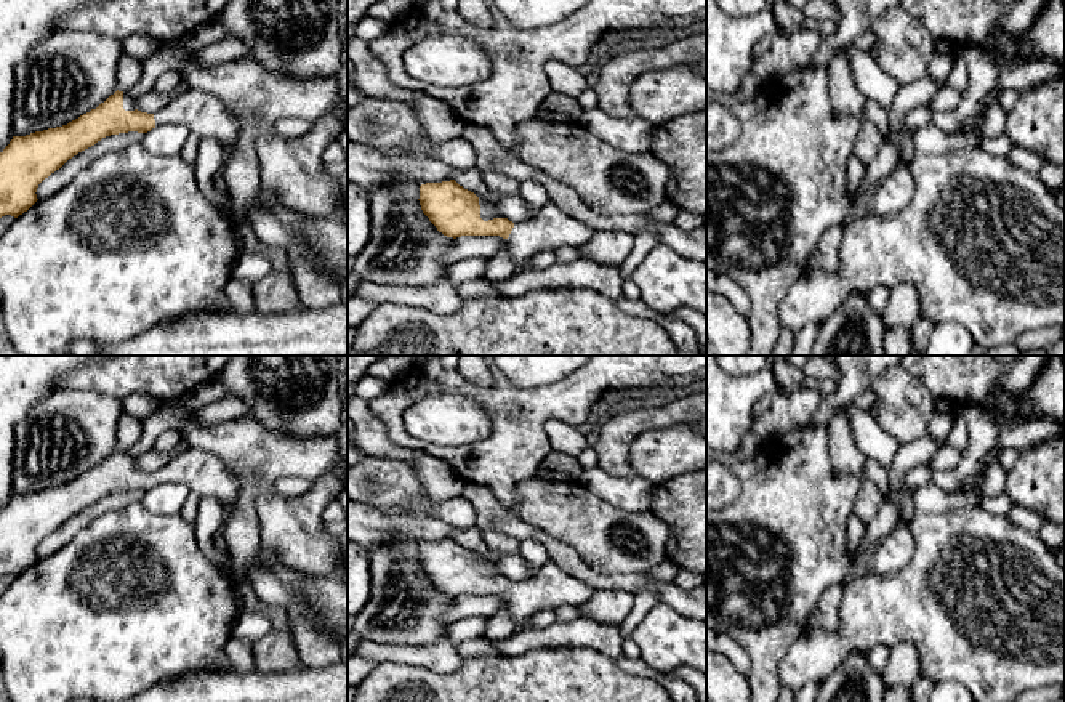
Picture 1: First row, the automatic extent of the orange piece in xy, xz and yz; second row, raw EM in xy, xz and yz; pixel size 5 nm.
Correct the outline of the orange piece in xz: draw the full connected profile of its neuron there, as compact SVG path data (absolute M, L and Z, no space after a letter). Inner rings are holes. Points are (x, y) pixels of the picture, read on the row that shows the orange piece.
M455 180L420 186L420 205L429 221L447 237L500 236L508 242L519 264L540 252L556 252L562 245L578 247L594 231L562 212L551 199L538 216L522 224L508 218L480 218L479 197Z

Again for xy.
M191 88L173 98L157 114L123 109L123 91L115 91L96 109L67 125L13 136L0 152L0 218L18 218L38 199L37 188L69 159L94 146L106 136L138 131L147 133L165 123L184 125L199 136L213 136L231 147L239 127L223 103L205 91Z

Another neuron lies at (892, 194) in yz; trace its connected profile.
M903 160L871 191L868 210L881 215L897 215L905 210L914 194L911 165Z

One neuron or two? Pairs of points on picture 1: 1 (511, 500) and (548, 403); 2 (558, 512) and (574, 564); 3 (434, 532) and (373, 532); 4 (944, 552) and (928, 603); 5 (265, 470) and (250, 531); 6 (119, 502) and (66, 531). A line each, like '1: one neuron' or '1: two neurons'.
1: one neuron
2: two neurons
3: one neuron
4: one neuron
5: one neuron
6: one neuron

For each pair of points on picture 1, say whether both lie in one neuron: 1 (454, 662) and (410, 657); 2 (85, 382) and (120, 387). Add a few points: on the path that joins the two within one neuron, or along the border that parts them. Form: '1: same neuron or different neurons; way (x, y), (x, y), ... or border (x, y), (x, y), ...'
1: same neuron; way (442, 657), (421, 657)
2: same neuron; way (93, 382), (112, 382)

